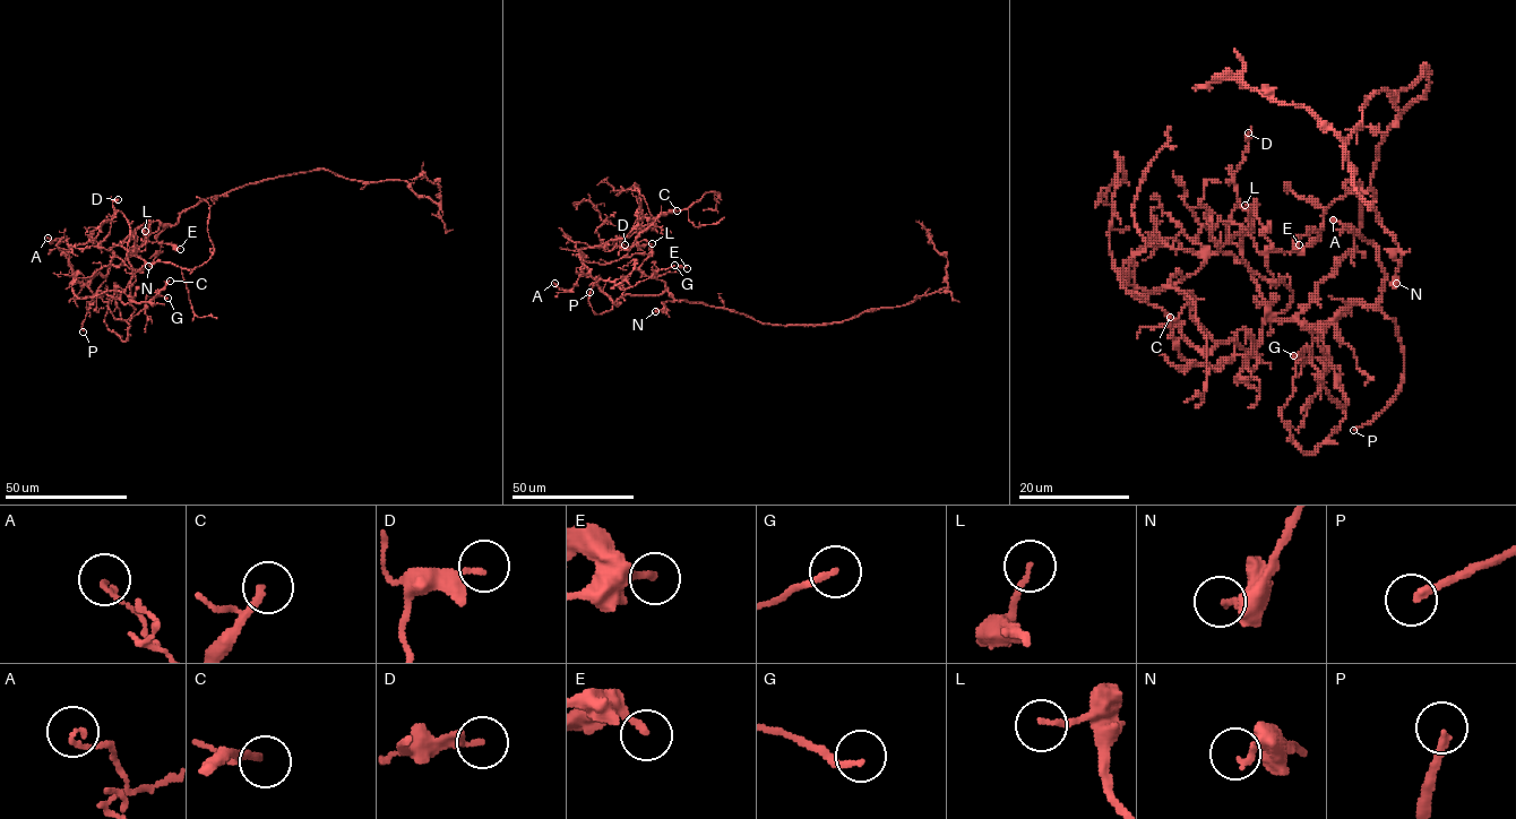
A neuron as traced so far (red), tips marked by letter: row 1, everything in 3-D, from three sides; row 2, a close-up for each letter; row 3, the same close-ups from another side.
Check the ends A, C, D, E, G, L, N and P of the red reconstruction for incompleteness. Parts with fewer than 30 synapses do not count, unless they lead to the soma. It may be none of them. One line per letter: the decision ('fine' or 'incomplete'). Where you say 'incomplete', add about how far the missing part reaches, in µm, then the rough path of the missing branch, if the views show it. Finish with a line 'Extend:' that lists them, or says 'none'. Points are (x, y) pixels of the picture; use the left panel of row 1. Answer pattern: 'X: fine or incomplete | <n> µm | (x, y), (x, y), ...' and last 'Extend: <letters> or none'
A: fine
C: fine
D: fine
E: fine
G: fine
L: fine
N: fine
P: incomplete | 60 µm
Extend: P

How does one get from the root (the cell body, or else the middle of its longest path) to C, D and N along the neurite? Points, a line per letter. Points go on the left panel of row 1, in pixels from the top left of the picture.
C: (157, 221), (110, 249), (105, 275), (75, 278), (71, 290), (140, 302), (170, 281)
D: (157, 221), (110, 249), (105, 275), (72, 282), (69, 250), (104, 239), (118, 199)
N: (157, 221), (162, 225), (169, 225), (156, 239), (161, 246), (160, 252), (148, 266)

